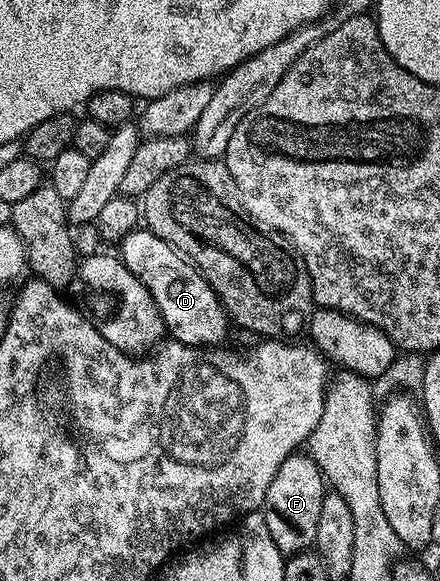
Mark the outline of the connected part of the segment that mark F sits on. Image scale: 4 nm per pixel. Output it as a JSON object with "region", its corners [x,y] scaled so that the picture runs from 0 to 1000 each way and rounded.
{"region":[[[670,781],[636,795],[627,809],[627,823],[618,823],[618,836],[609,836],[609,850],[591,880],[609,905],[609,919],[618,919],[618,933],[627,933],[643,959],[657,960],[677,950],[693,950],[716,941],[718,898],[727,898],[727,871],[743,845],[745,835],[732,818],[732,807],[718,802],[718,795],[702,781]]]}

